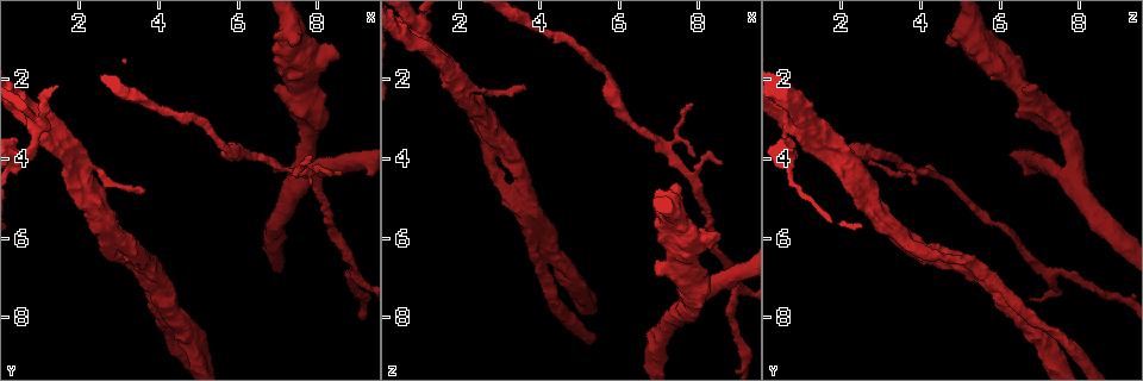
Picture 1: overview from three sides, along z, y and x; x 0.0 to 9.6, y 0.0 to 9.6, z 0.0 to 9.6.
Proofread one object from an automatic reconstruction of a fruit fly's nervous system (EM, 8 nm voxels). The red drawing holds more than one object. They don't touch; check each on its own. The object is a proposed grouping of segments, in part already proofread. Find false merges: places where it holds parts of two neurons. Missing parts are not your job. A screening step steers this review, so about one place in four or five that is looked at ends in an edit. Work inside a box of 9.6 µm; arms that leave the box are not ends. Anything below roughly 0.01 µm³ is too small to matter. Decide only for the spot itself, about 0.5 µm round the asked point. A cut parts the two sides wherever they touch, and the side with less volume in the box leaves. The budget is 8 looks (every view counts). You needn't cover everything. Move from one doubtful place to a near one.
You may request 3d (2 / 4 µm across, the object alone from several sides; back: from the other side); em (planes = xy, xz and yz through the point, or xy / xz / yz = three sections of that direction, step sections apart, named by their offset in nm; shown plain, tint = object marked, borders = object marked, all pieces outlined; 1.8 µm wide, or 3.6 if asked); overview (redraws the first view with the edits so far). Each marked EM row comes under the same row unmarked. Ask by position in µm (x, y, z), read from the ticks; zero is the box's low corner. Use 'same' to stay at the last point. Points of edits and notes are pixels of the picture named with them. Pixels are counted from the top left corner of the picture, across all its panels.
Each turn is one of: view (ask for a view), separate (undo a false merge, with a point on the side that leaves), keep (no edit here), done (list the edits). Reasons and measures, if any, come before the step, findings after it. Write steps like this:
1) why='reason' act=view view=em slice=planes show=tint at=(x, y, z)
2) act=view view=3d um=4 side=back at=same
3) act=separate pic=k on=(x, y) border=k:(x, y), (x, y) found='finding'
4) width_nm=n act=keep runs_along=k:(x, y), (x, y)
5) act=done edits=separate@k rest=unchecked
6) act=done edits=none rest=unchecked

why='four or more arms meet' act=view view=em um=3.6 slice=planes show=tint at=(1.10, 3.20, 1.20)

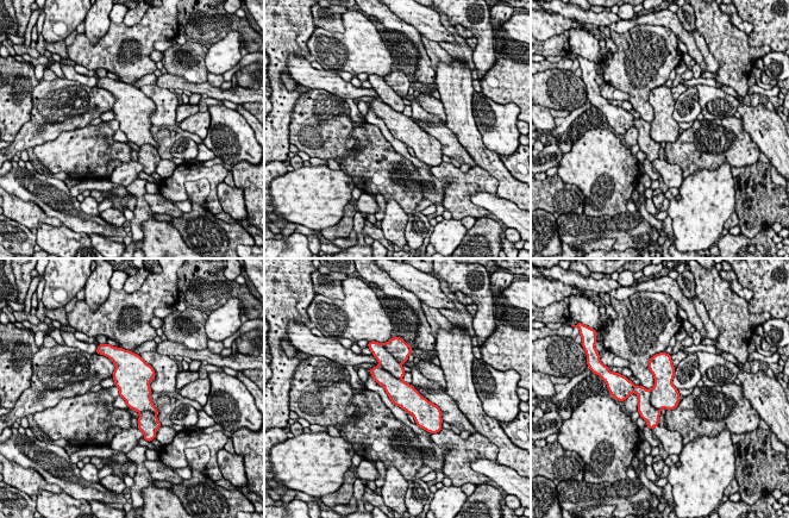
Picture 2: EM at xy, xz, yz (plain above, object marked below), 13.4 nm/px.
act=separate pic=2 on=(395, 345) border=2:(388, 351), (400, 363) found='two neurons meet here'

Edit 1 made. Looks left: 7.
why='branch point' act=view view=3d um=2 at=(2.85, 5.95, 3.50)

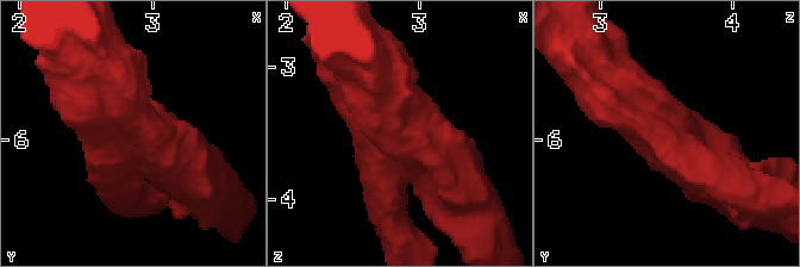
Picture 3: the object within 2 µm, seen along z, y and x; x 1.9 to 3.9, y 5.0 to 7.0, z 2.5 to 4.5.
arms=3 arm_widths_nm=300,460,500 act=view view=em slice=planes show=borders at=(2.92, 5.92, 3.48)

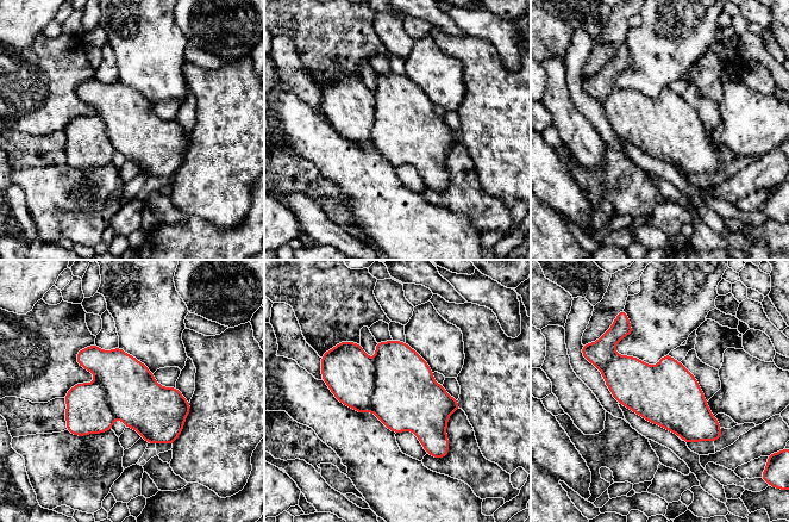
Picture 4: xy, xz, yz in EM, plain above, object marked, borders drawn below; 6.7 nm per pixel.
act=keep found='one neuron here'

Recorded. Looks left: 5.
why='arms run side by side' act=view view=em slice=planes show=tint at=(3.85, 7.20, 5.90)

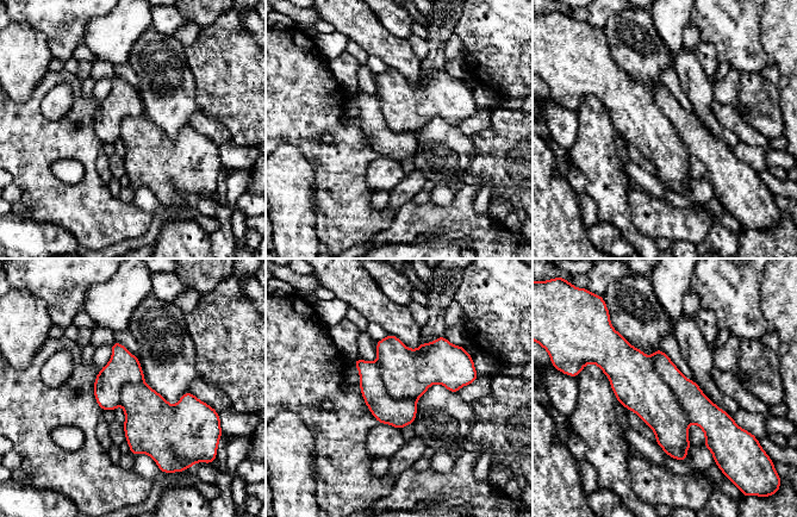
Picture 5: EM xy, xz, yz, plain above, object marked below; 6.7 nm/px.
act=keep found='all the same neuron'

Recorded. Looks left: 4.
act=done edits=separate@2 rest=unchecked

